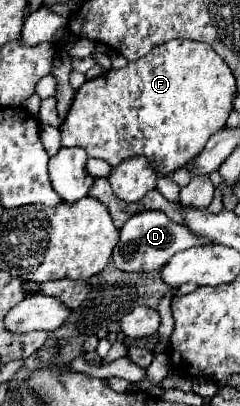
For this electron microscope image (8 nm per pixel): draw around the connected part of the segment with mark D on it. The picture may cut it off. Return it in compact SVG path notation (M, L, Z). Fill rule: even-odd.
M142 211L140 215L134 215L132 219L128 219L124 223L124 227L120 229L120 241L114 249L112 263L120 271L140 271L140 273L158 271L160 267L164 267L168 263L168 259L174 253L186 251L186 249L198 247L198 245L210 245L210 243L206 239L200 239L198 235L192 235L192 231L188 231L188 227L172 223L162 211Z

